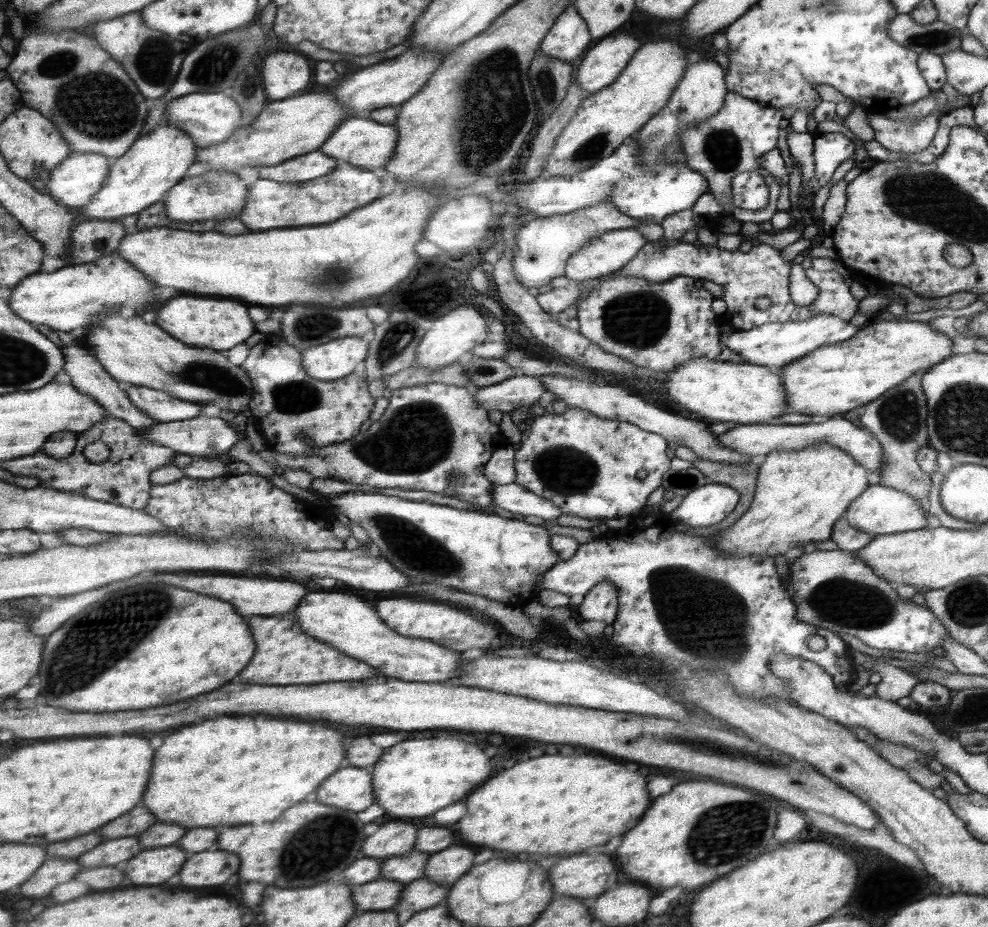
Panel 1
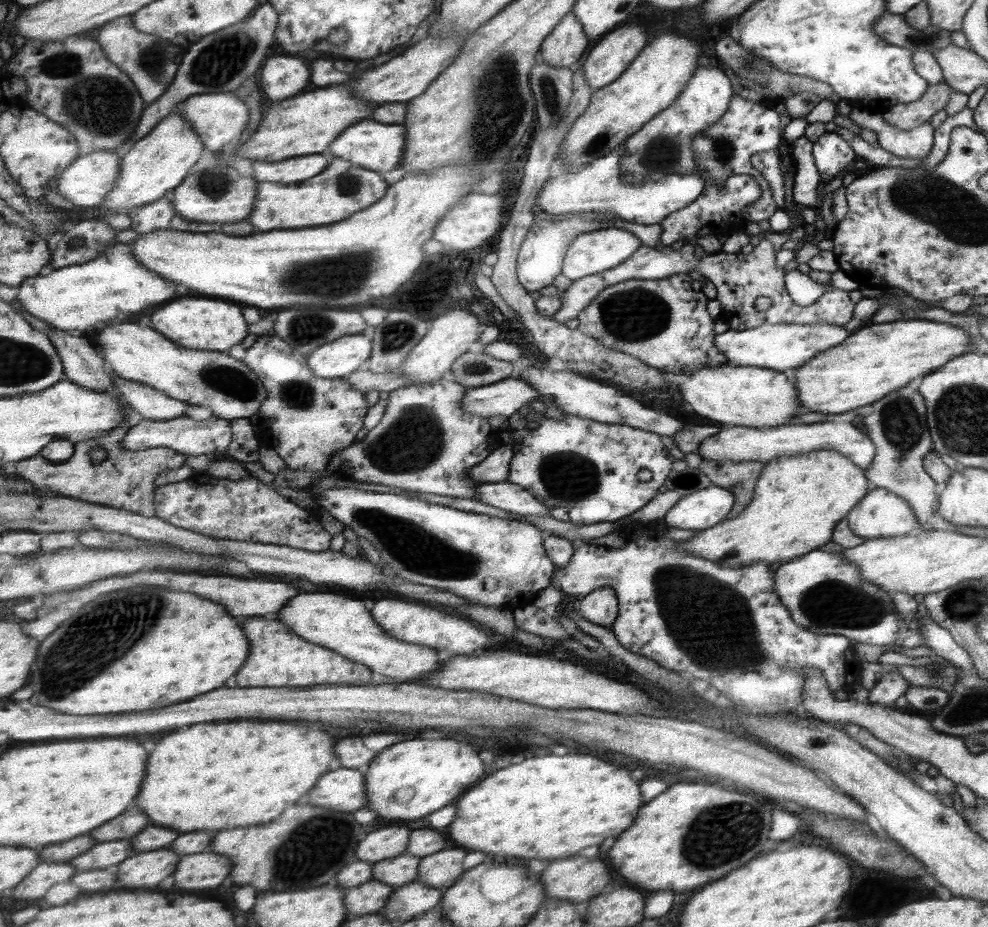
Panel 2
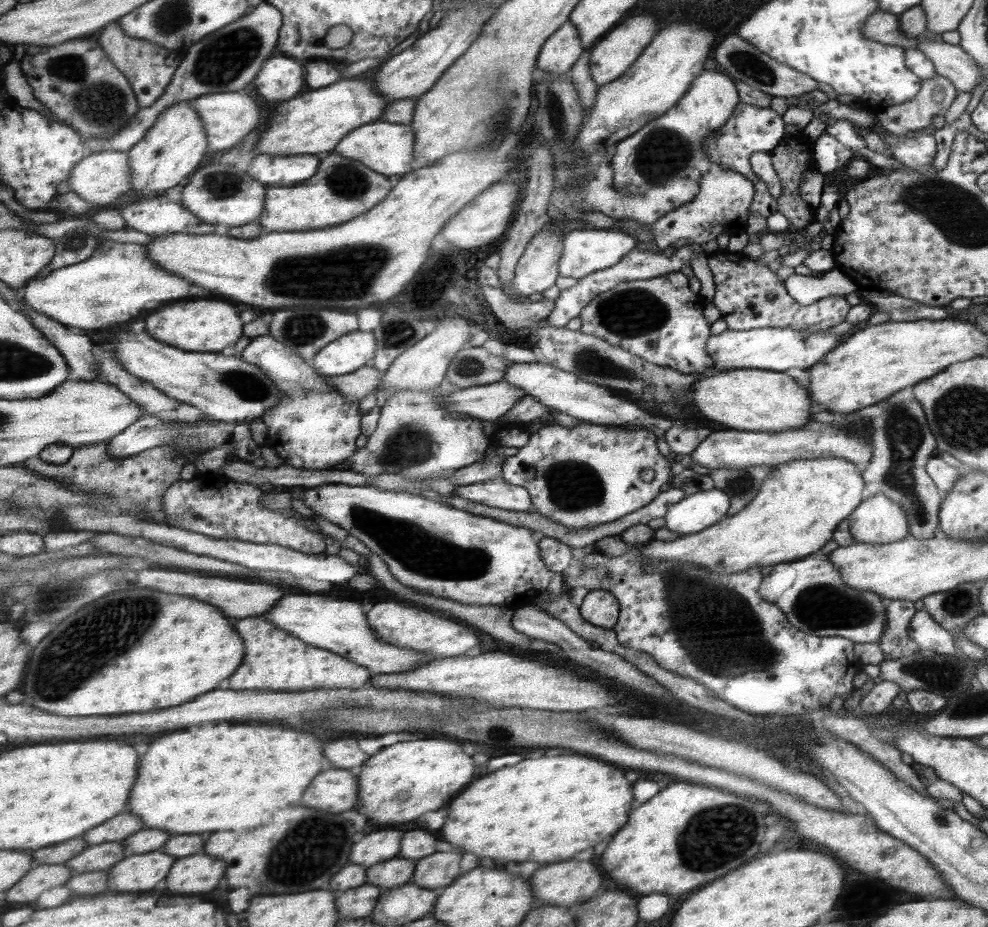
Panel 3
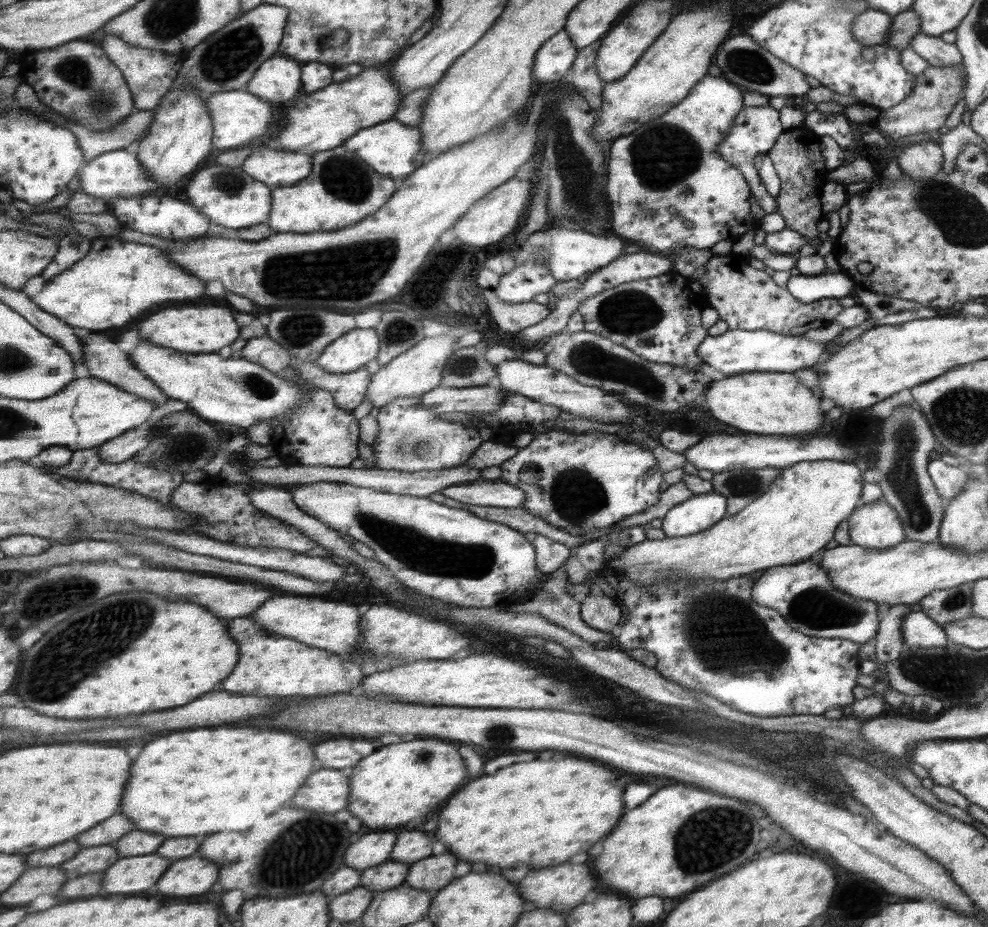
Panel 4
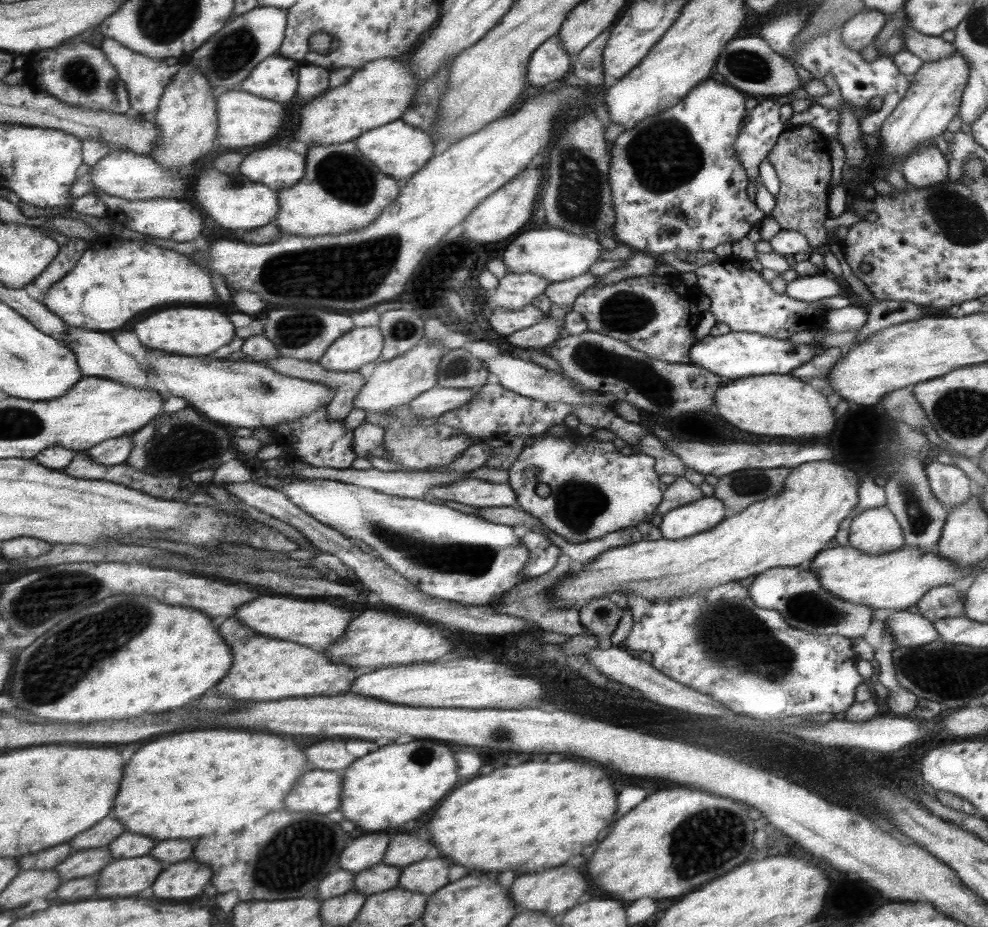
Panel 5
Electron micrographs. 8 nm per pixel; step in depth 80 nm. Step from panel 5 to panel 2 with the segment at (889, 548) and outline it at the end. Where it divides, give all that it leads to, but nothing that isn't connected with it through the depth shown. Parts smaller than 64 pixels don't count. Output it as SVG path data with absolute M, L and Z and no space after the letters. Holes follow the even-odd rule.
M884 489L869 491L845 517L849 530L862 538L893 538L919 529L910 506Z

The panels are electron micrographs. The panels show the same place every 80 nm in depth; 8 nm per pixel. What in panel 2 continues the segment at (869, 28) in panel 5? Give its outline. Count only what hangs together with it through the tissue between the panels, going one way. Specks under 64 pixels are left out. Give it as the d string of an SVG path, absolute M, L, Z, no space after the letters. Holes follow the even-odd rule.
M881 14L875 20L874 34L891 46L900 46L911 52L916 50L930 51L940 49L950 43L949 30L941 30L928 25L923 30L907 27L901 15Z

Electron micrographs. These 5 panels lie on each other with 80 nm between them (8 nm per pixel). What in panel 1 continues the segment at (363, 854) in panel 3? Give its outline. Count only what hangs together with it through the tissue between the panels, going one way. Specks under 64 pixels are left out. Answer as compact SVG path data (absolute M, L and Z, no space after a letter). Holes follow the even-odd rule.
M389 822L379 828L373 836L367 838L363 846L363 854L369 858L393 858L407 854L417 842L417 826L403 822Z

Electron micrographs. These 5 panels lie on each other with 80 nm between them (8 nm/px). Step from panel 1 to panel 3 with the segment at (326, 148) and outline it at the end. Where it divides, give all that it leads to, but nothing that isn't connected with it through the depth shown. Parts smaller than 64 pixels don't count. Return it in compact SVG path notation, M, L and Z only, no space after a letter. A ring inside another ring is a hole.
M385 120L360 126L350 132L339 143L339 150L334 152L363 162L371 170L387 176L401 176L413 171L415 160L416 134L412 125L387 122Z

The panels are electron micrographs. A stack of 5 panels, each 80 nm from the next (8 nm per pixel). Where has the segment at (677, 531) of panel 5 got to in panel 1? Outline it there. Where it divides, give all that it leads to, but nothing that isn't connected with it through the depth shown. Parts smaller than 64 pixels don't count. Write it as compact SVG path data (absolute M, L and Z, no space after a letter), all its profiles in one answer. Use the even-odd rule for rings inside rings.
M709 483L691 490L667 515L675 524L713 527L735 508L739 500L737 491L730 487Z

